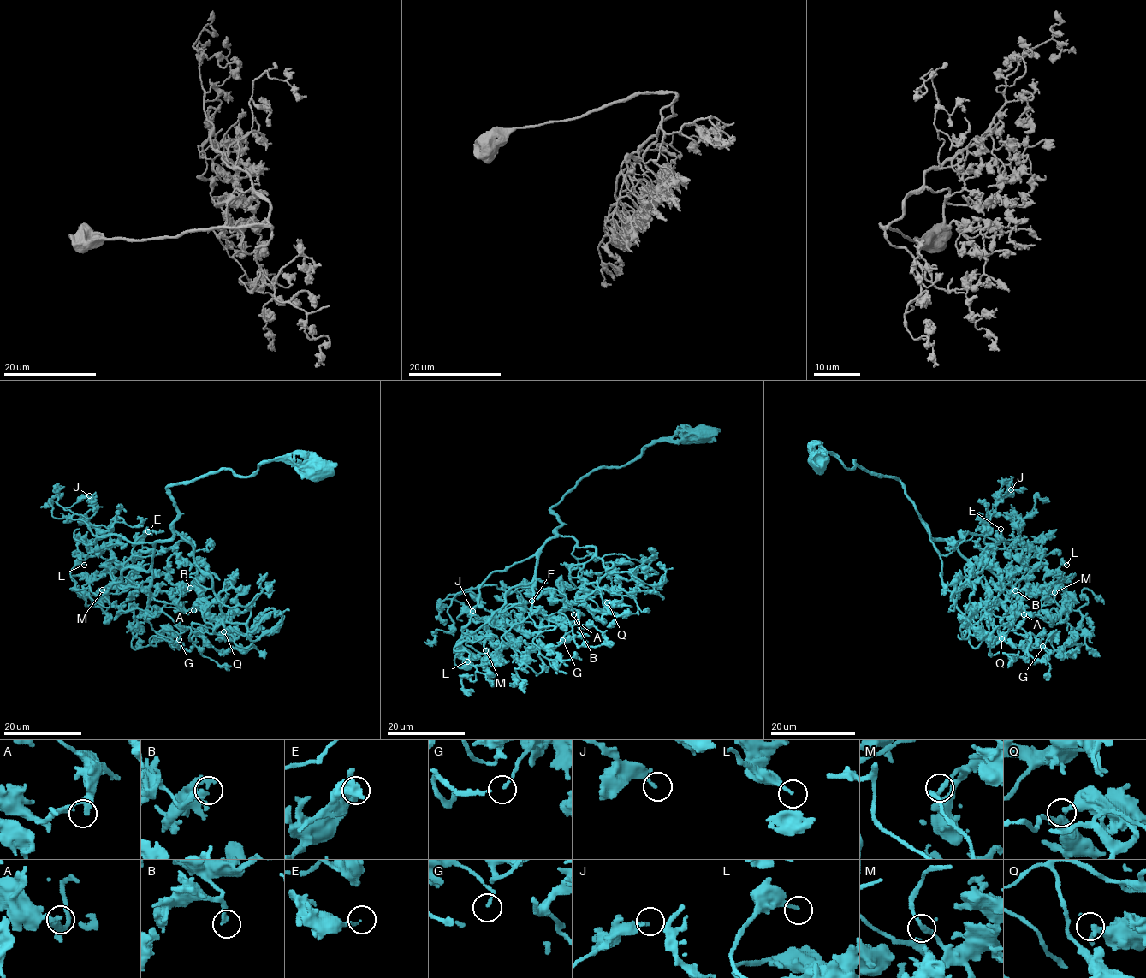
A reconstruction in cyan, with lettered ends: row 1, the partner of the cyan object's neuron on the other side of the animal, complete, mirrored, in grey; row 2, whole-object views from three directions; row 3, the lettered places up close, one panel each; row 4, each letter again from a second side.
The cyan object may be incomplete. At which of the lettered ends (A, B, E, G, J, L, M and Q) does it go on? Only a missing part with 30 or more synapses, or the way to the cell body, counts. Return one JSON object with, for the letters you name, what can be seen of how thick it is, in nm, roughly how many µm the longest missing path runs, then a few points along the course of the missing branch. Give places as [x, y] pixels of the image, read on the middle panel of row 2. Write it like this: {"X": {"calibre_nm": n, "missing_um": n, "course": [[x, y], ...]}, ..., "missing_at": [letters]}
{"missing_at": []}

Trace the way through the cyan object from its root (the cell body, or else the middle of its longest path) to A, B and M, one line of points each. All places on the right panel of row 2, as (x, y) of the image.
A: (816, 459), (824, 449), (895, 477), (930, 536), (997, 601), (987, 607), (1024, 614)
B: (816, 459), (824, 449), (895, 477), (930, 536), (997, 601), (987, 607), (1015, 590)
M: (816, 459), (824, 449), (895, 477), (930, 536), (1016, 614), (1056, 624), (1068, 608), (1054, 592)

